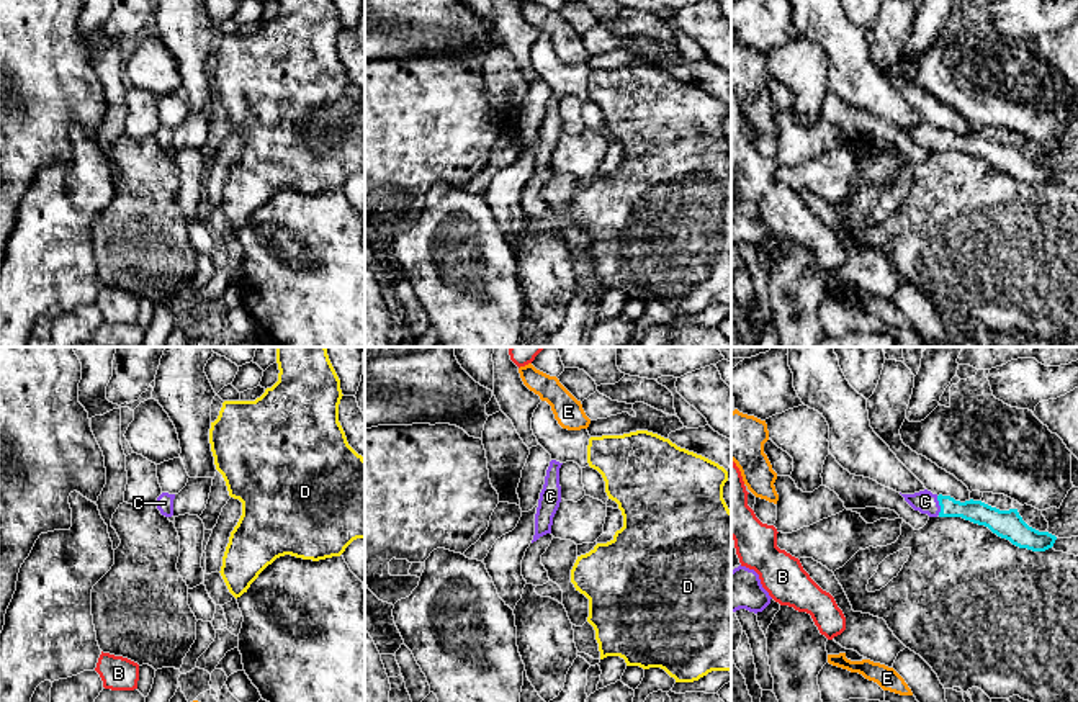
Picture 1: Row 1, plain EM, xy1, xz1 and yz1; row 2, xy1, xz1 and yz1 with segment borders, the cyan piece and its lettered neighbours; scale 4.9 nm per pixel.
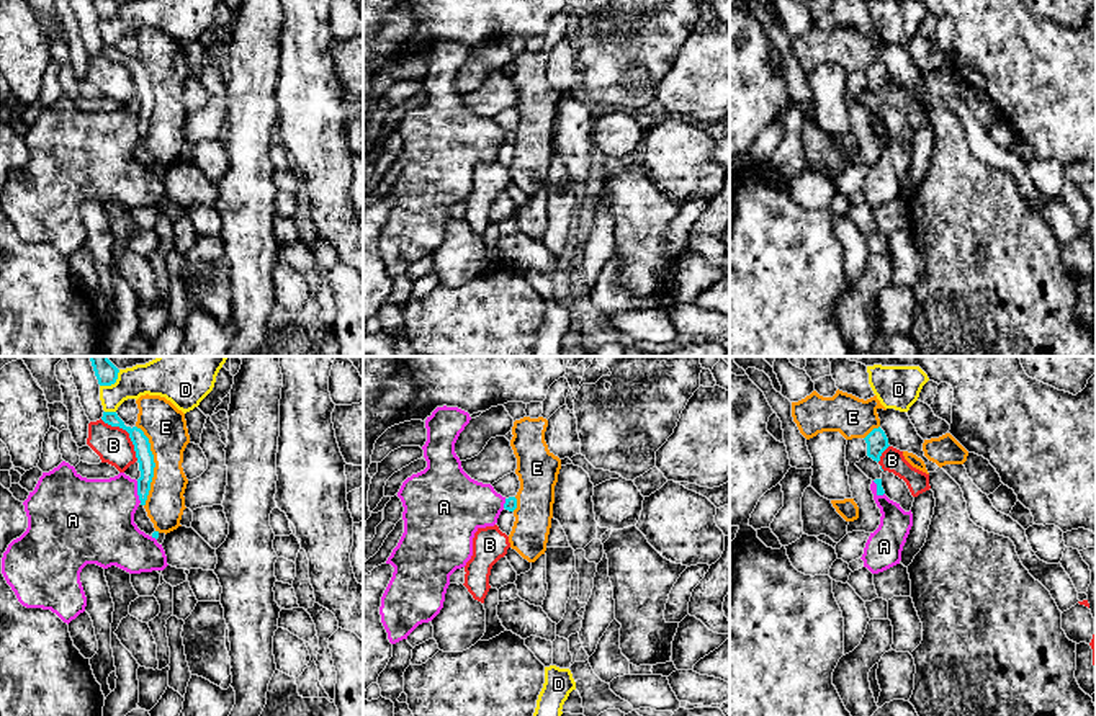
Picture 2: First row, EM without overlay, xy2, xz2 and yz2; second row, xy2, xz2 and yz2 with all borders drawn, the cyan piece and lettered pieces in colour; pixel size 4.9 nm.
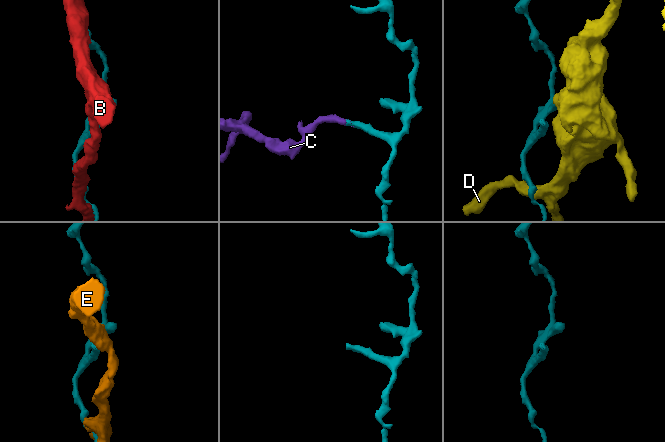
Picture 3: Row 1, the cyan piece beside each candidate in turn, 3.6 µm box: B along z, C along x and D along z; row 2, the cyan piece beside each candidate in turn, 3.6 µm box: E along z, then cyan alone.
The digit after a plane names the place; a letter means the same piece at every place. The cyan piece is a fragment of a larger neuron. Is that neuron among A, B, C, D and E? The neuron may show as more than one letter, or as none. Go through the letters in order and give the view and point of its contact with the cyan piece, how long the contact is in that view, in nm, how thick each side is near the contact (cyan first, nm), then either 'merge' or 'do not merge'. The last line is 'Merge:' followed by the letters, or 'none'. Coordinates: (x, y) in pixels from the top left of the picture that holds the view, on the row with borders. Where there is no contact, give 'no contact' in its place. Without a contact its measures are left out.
A: xy2 (138, 492) | 110 nm | 80/380 nm | do not merge
B: xy2 (128, 432) | 280 nm | 80/180 nm | do not merge
C: yz1 (939, 504) | 100 nm | 110/110 nm | merge
D: xy2 (110, 412) | 60 nm | 80/150 nm | do not merge
E: xy2 (154, 466) | 400 nm | 80/200 nm | do not merge
Merge: C

